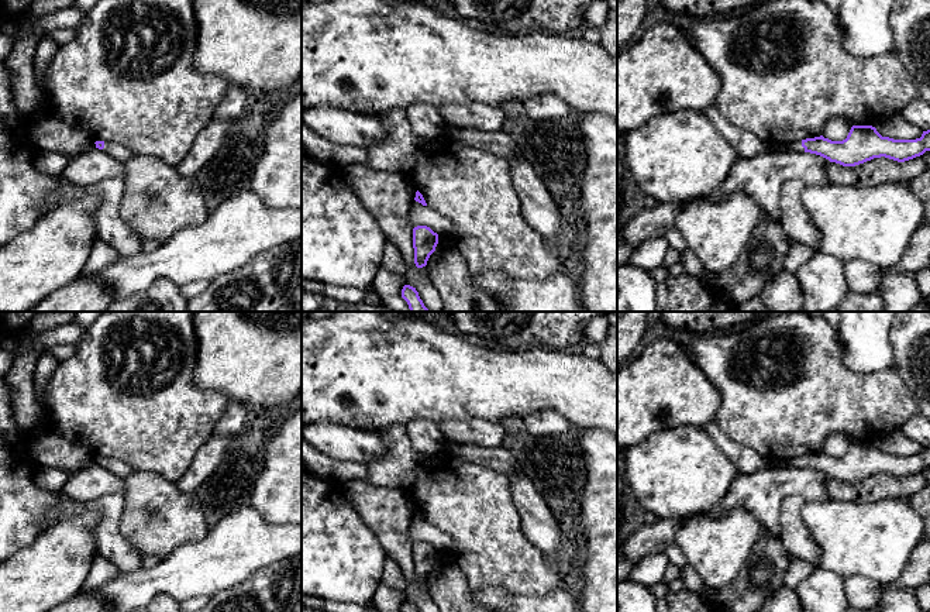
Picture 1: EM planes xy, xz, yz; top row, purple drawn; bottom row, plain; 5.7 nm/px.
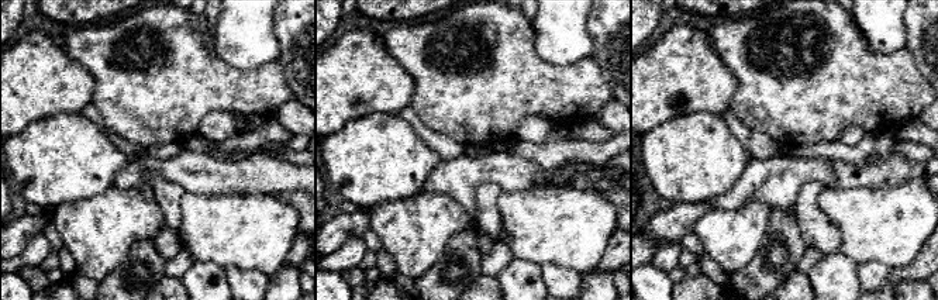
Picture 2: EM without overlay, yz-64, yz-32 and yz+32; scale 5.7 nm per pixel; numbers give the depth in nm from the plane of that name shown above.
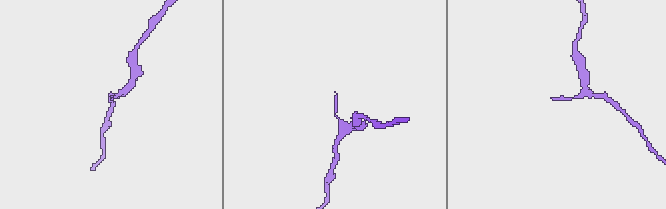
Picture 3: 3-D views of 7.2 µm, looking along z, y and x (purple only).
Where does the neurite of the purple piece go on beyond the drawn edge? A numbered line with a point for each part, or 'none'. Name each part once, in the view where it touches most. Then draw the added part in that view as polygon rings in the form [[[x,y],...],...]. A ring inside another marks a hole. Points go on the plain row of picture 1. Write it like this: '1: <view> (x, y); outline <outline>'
1: yz (795, 463); outline [[[802,457],[785,460],[782,461],[782,467],[790,467],[790,468],[805,468],[805,464],[802,463]]]

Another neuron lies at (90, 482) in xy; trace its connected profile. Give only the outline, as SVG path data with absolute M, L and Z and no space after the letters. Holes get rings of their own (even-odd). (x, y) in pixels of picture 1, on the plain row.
M99 464L69 474L62 492L75 502L93 502L106 495L124 494L124 481Z

